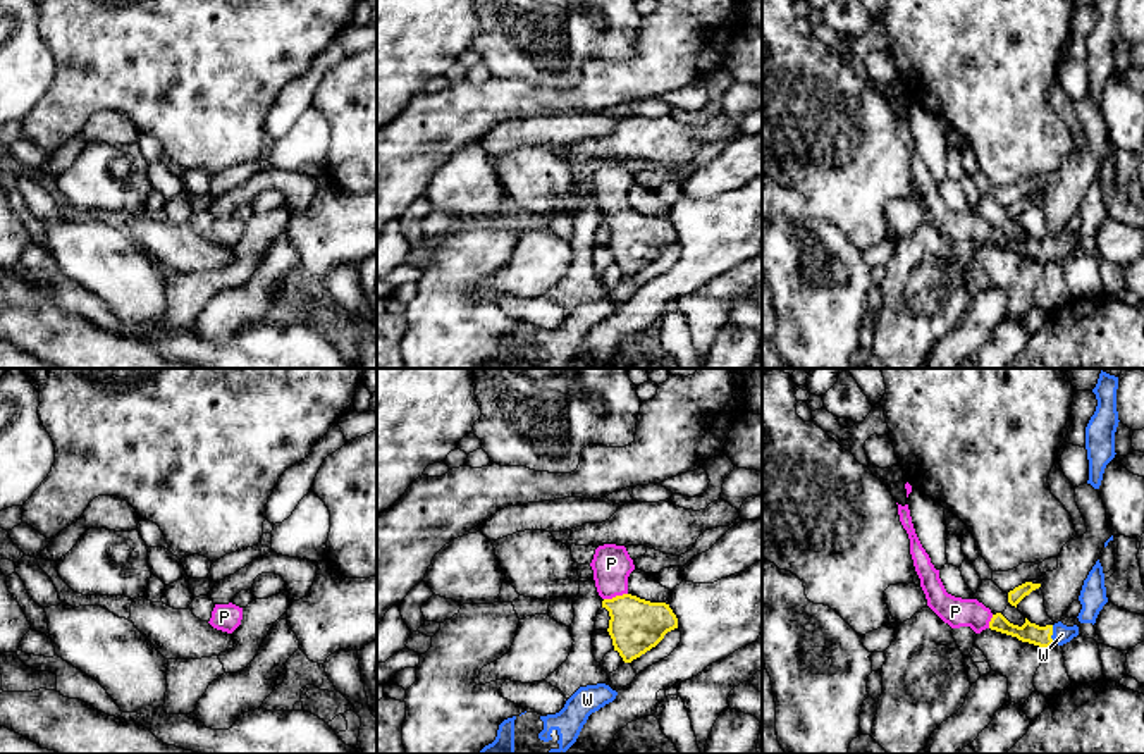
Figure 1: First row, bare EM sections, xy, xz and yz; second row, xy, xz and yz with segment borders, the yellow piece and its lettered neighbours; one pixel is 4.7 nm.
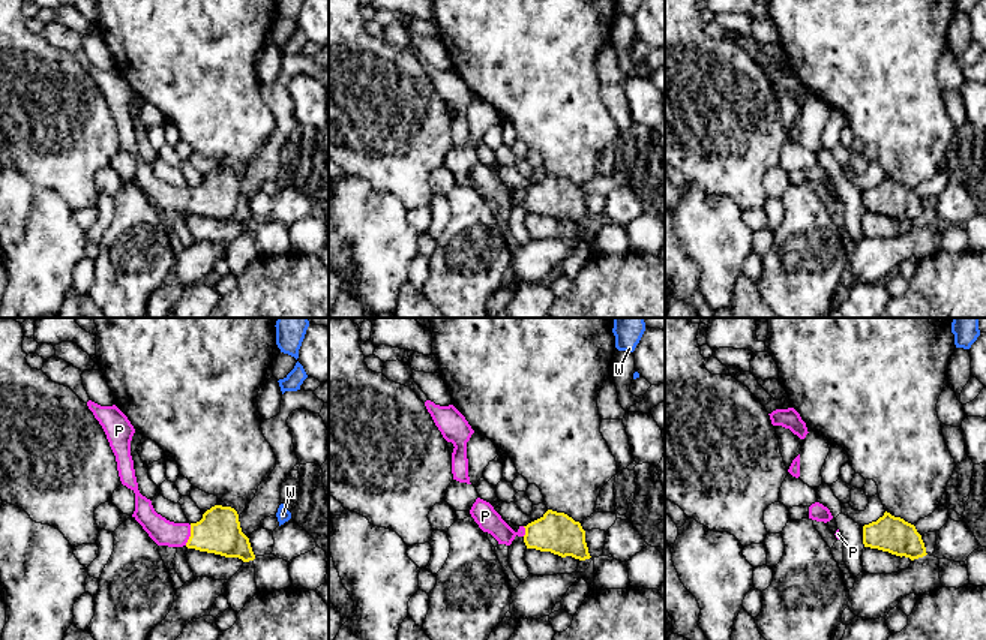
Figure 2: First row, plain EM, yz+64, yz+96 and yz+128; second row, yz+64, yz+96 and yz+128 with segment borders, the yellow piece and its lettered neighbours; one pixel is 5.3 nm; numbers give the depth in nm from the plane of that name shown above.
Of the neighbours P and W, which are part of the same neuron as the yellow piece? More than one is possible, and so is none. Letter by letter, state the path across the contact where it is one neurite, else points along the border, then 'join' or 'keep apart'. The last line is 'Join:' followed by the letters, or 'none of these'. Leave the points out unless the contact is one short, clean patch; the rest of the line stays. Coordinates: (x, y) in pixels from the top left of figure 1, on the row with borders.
P: runs through xz (637, 625), (616, 596), (611, 584), (611, 563); join
W: runs through yz (1029, 632), (1051, 634), (1062, 634); join
Join: P, W

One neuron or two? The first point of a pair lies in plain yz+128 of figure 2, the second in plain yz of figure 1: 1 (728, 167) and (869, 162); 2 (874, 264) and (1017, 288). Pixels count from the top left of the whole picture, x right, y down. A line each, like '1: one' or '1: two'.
1: one
2: two

